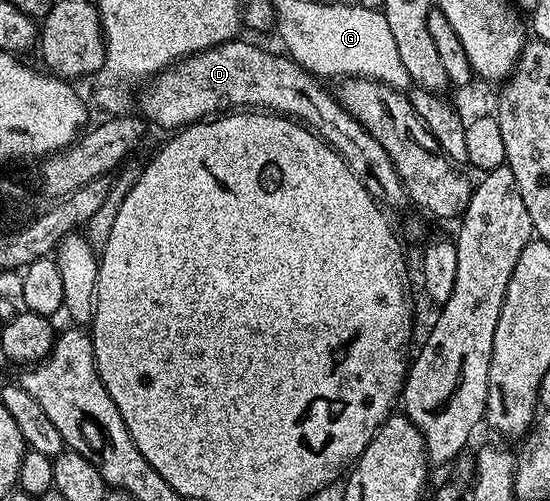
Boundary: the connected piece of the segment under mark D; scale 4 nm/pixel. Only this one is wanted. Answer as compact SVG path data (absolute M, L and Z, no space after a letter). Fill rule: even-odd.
M240 40L224 41L221 45L215 45L213 49L203 49L191 57L177 60L161 73L157 73L141 88L145 89L141 91L140 97L138 93L138 109L139 105L141 109L139 112L149 122L157 121L162 128L168 129L167 131L179 131L197 121L203 121L213 115L223 115L229 111L267 111L282 117L291 117L301 125L308 126L316 136L332 146L352 168L354 175L358 175L360 182L372 192L373 197L379 199L385 206L393 205L396 209L406 205L408 192L404 190L404 184L394 163L390 163L390 155L386 155L382 143L378 143L378 139L374 139L374 135L370 135L370 131L366 131L366 127L362 127L362 123L358 123L358 119L354 119L354 115L350 115L346 107L342 107L335 92L324 86L327 84L321 83L316 74L304 69L283 52L271 53L268 49L259 49L248 41Z

